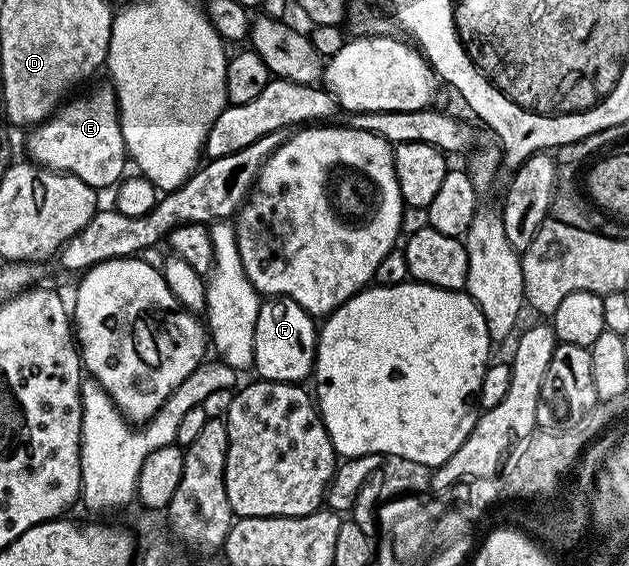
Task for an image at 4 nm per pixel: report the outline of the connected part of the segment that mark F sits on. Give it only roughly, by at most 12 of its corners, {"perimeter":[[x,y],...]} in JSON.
{"perimeter":[[289,297],[262,300],[252,368],[304,382],[317,359],[314,317]]}

